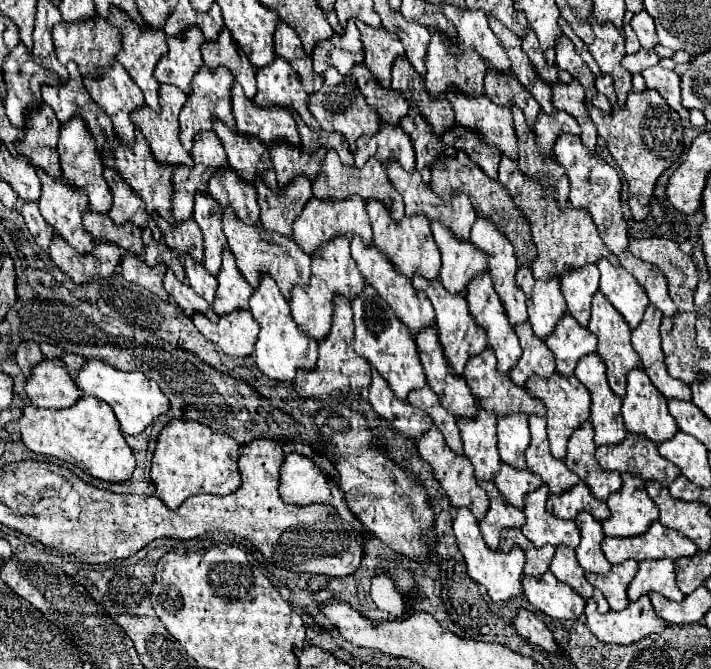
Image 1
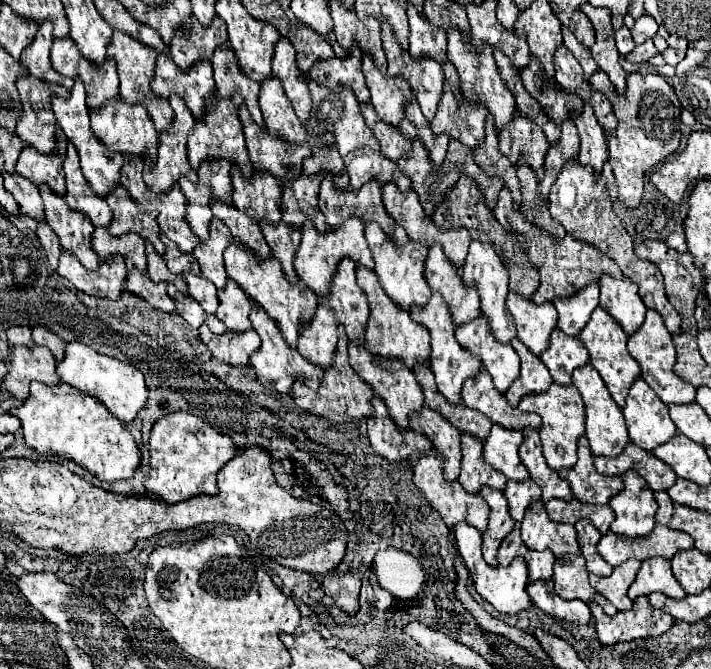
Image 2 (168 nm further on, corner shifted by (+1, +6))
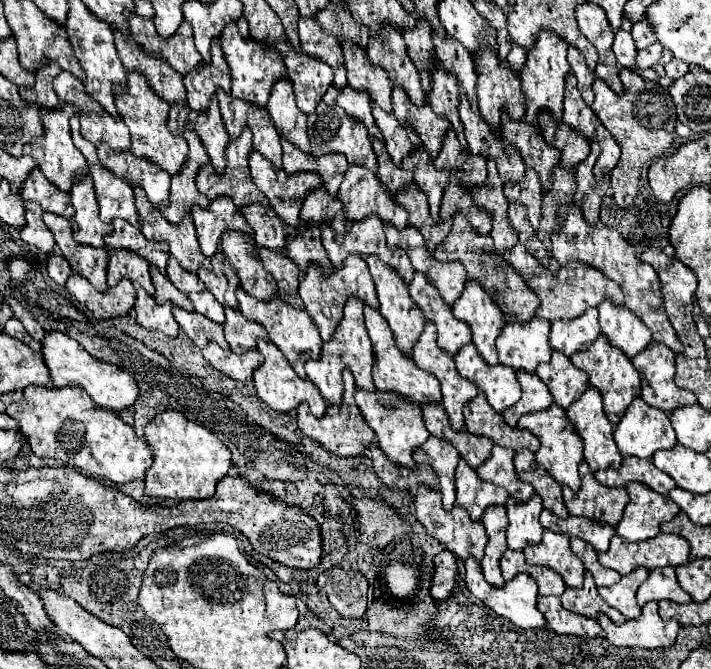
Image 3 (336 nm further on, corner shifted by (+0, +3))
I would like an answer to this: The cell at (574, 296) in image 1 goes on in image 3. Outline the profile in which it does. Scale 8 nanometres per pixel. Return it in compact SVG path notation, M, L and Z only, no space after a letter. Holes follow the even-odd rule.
M588 309L588 313L584 313L584 317L576 321L552 323L550 337L548 337L550 347L554 351L564 353L566 357L572 357L578 351L586 351L600 335L596 313L598 309Z

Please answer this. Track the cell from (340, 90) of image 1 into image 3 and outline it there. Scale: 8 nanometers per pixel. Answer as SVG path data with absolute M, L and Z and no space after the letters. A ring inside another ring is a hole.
M320 103L316 111L308 115L308 137L314 157L322 157L328 153L342 153L346 155L350 165L362 165L368 171L376 173L376 155L372 151L368 131L362 125L356 125L356 121L348 121L348 117L344 117L344 113L336 109L336 105L330 107L326 103Z

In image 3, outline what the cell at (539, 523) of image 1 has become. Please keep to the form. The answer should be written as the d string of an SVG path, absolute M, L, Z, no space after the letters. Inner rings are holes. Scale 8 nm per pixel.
M544 531L544 539L540 545L528 545L528 549L522 551L526 561L530 565L540 565L556 571L566 587L580 589L584 583L584 565L580 565L580 559L574 557L570 549L570 537L556 535L552 531Z

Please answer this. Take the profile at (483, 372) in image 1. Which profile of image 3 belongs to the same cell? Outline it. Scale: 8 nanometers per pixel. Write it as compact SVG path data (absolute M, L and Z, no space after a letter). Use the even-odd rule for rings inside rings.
M478 393L466 407L464 407L464 419L466 419L466 431L472 435L488 437L494 445L508 447L512 451L528 449L536 453L540 447L540 441L532 437L532 433L512 429L504 423L502 415L494 413L494 409L484 401L484 395Z

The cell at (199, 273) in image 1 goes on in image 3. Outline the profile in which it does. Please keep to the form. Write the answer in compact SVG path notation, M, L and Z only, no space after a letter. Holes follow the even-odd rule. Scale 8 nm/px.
M208 291L190 293L188 297L198 313L202 313L204 317L208 317L210 321L214 321L218 325L224 325L224 307L216 301L216 297L212 297L212 293L208 293Z

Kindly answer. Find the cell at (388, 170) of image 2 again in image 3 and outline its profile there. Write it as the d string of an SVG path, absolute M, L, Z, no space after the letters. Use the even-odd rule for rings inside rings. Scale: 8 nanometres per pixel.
M350 165L340 185L338 199L342 201L346 225L376 215L384 225L392 225L396 229L406 227L408 213L404 213L404 209L396 209L394 199L388 199L388 193L380 189L380 181L376 181L376 175L368 173L368 169L360 165Z

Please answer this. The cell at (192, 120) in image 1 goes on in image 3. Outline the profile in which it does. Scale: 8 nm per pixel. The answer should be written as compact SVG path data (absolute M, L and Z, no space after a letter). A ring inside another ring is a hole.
M230 141L228 145L228 169L224 175L216 175L216 171L210 165L204 165L196 177L196 187L202 195L206 195L210 201L216 197L230 197L236 205L236 209L242 209L250 203L268 205L268 199L264 193L256 189L250 177L248 167L248 153L252 151L252 145L240 147L238 141Z

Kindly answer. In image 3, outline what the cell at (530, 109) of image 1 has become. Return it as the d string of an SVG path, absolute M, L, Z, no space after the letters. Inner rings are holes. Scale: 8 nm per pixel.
M526 169L524 181L516 187L504 185L504 197L508 203L522 203L528 213L528 221L534 231L538 231L540 225L540 207L542 207L542 193L540 193L540 183L536 173L532 169Z

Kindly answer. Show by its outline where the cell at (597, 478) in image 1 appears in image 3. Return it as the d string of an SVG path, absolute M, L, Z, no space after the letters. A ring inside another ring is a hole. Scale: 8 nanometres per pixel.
M580 463L580 477L582 477L580 491L572 493L572 489L564 487L564 505L568 513L600 521L616 529L616 525L622 519L624 507L628 503L626 489L608 489L600 485L594 479L588 465L584 463Z

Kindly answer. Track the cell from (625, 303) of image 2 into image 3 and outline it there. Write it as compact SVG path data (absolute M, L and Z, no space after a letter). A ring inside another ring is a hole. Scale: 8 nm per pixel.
M598 305L600 311L600 333L610 341L610 345L618 347L628 359L632 359L636 353L642 353L650 343L652 337L644 325L640 325L638 317L632 317L628 309L608 305Z

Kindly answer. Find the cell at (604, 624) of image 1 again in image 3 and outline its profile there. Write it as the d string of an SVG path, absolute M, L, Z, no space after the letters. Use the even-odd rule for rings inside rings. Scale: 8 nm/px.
M652 601L642 607L638 619L630 619L624 625L614 625L606 615L600 613L598 623L602 625L604 637L616 647L640 647L640 649L658 649L672 647L680 625L676 621L662 619L658 615L658 603Z

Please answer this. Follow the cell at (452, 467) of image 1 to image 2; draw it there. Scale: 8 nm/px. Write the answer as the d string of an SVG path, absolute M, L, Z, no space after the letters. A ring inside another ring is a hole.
M437 450L421 454L421 458L417 460L413 470L415 470L415 476L413 476L415 486L425 494L425 498L441 514L443 522L449 528L453 528L457 522L469 522L471 526L475 526L481 532L487 528L487 516L489 516L487 502L479 494L471 494L471 492L463 490L463 486L457 480L453 480L453 482L445 480L445 476L443 476L443 456L437 454Z

